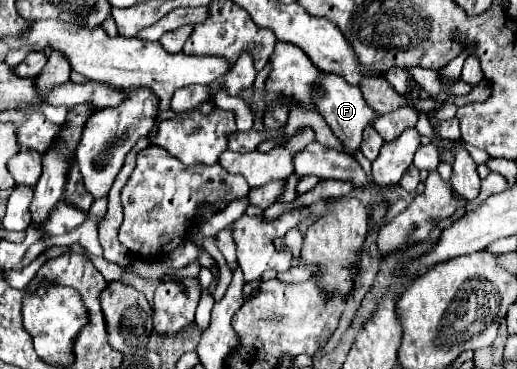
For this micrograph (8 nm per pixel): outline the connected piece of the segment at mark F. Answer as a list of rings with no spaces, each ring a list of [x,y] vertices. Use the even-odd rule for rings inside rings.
[[[323,74],[321,86],[323,86],[323,94],[321,94],[319,102],[317,102],[317,108],[319,108],[321,116],[325,118],[325,122],[329,124],[329,128],[333,130],[333,134],[335,134],[335,136],[339,138],[339,142],[343,144],[345,152],[347,152],[349,156],[353,156],[353,154],[359,150],[363,128],[377,118],[377,116],[375,116],[375,110],[369,108],[369,104],[367,104],[367,100],[363,98],[361,90],[359,90],[357,86],[349,86],[341,76]]]

